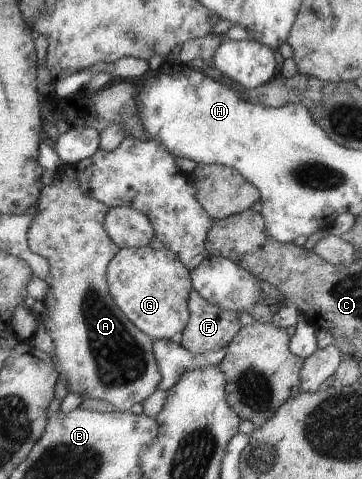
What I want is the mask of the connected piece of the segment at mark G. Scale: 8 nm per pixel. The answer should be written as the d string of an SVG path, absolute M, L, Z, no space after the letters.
M125 247L113 255L107 266L108 292L116 305L141 332L157 339L177 339L188 324L188 296L192 292L191 272L181 264L179 257L169 249L162 247L154 250L150 247Z

